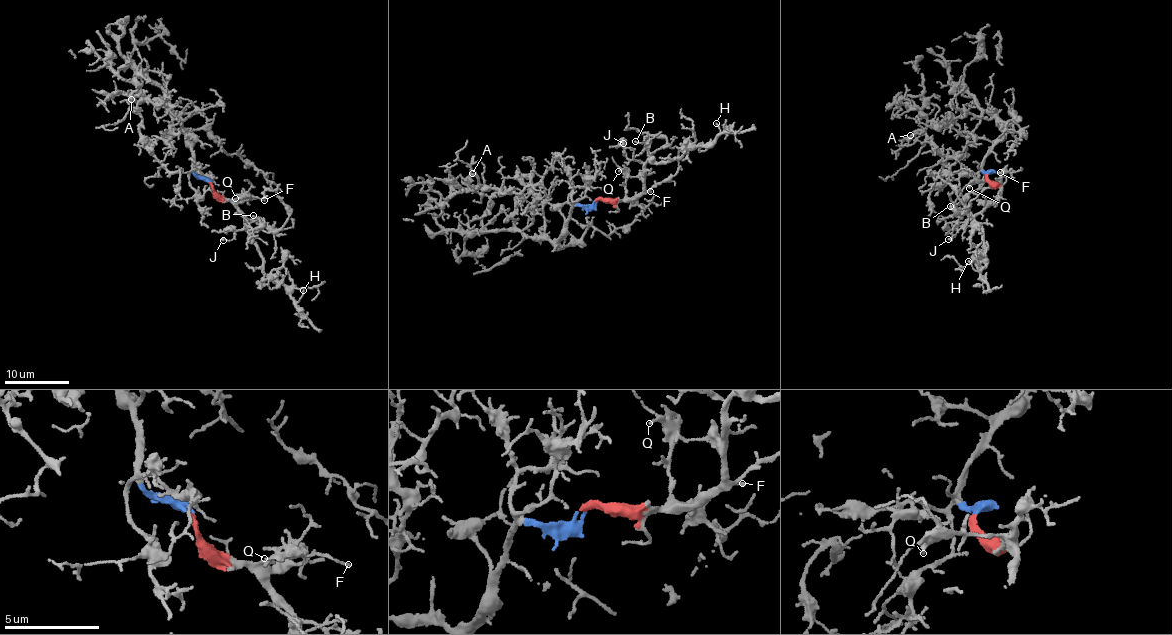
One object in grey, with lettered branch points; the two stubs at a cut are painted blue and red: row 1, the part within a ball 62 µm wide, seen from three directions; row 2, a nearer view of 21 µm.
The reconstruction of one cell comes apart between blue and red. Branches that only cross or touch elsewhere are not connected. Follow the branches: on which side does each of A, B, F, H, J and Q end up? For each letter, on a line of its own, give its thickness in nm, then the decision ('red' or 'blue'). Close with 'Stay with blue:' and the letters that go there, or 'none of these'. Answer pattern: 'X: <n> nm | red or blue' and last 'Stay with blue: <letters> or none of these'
A: 140 nm | blue
B: 140 nm | red
F: 130 nm | red
H: 110 nm | red
J: 110 nm | red
Q: 190 nm | red
Stay with blue: A

